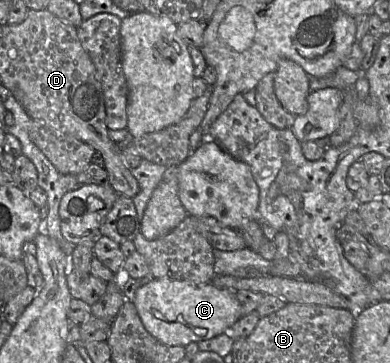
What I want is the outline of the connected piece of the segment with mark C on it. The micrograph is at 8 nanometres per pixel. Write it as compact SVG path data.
M153 279L139 288L134 302L145 329L160 343L183 346L228 334L243 316L236 292L211 283Z

